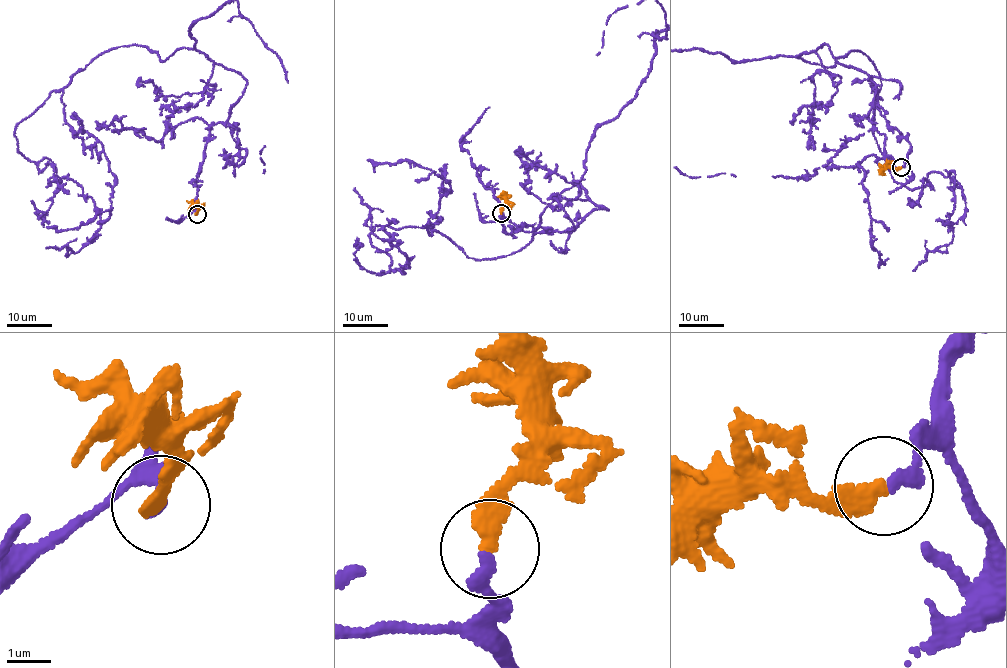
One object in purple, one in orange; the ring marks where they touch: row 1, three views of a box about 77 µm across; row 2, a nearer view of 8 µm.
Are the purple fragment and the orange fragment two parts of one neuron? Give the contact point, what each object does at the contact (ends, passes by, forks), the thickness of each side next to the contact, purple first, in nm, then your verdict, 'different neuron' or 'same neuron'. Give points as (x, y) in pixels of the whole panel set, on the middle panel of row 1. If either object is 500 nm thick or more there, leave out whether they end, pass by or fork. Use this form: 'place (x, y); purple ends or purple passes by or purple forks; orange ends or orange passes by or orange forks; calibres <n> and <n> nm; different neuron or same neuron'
place (501, 213); purple ends; orange ends; calibres 240 and 320 nm; same neuron

